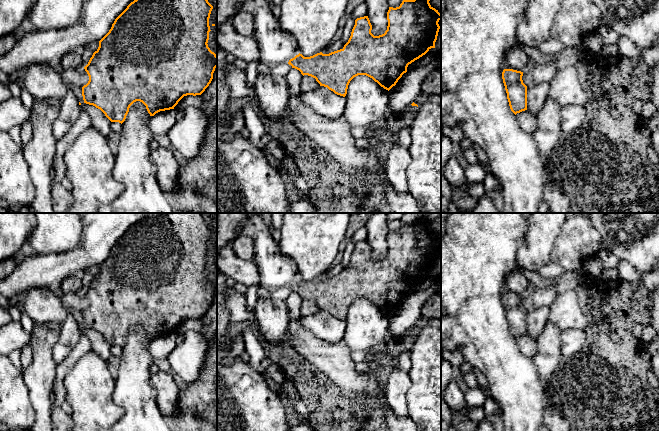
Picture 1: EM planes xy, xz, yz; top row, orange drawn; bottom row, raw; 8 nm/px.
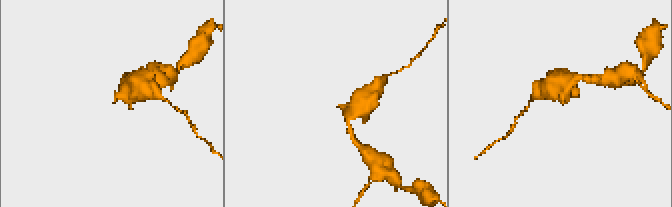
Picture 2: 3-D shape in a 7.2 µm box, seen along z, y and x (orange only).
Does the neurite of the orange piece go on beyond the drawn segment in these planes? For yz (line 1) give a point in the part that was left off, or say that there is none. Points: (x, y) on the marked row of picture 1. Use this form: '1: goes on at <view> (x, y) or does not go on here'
1: does not go on here

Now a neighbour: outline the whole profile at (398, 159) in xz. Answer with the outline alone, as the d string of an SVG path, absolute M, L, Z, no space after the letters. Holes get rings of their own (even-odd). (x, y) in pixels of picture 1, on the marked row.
M395 143L384 159L386 177L396 192L409 193L406 169L412 157L409 149Z

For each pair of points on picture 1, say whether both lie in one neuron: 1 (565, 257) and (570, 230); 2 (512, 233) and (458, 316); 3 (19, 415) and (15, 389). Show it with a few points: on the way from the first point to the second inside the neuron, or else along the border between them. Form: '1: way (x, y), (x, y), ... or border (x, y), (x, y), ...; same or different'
1: way (570, 250), (570, 237); same
2: way (491, 254), (458, 287), (458, 295); same
3: way (15, 409), (15, 395); same

